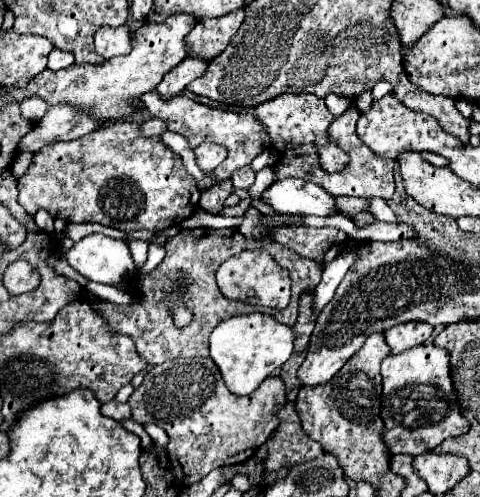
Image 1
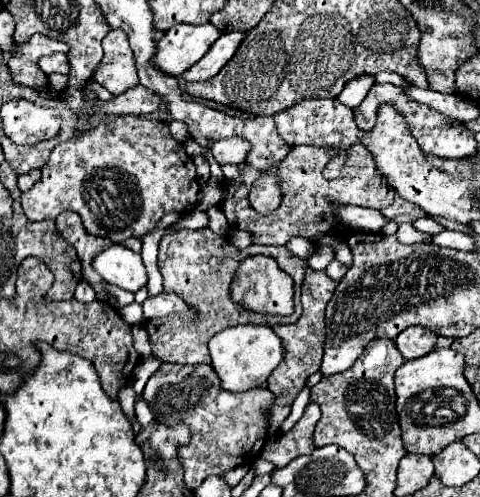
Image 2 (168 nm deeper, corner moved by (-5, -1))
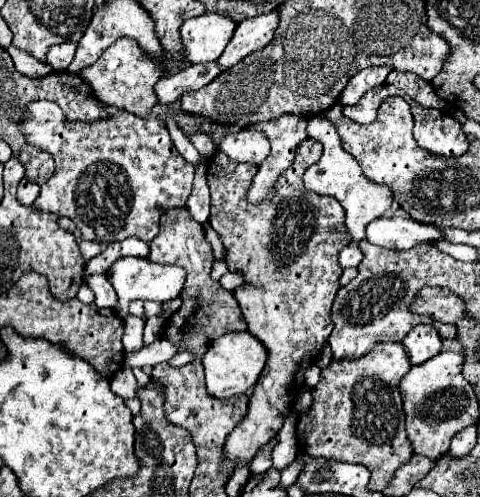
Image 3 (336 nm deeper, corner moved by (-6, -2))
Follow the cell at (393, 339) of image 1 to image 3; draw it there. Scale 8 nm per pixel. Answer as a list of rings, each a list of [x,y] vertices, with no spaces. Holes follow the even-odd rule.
[[[418,325],[404,337],[404,347],[412,365],[422,365],[442,351],[442,339],[432,325]]]

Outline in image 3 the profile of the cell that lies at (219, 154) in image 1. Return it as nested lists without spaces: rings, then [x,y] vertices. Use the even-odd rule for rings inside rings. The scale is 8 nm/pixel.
[[[242,129],[226,135],[220,143],[220,149],[234,161],[260,165],[270,153],[270,141],[262,131]]]

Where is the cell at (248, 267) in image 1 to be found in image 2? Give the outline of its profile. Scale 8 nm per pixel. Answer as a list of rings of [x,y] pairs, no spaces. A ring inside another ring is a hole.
[[[249,256],[241,260],[231,284],[231,298],[235,304],[243,306],[251,312],[289,316],[294,311],[293,278],[279,268],[279,264],[271,256]]]

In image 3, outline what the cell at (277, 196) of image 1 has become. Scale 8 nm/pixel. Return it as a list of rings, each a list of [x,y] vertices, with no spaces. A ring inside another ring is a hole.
[[[378,217],[366,227],[366,239],[388,249],[410,249],[422,243],[438,243],[444,239],[438,227],[430,227],[406,217]]]

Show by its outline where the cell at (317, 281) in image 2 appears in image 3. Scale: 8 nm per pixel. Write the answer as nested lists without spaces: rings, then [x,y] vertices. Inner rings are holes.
[[[310,137],[298,145],[294,163],[276,181],[276,207],[258,207],[242,201],[242,185],[252,181],[258,171],[256,165],[232,161],[222,151],[216,151],[208,159],[206,179],[212,193],[210,227],[228,249],[228,271],[242,273],[244,277],[234,297],[248,323],[248,331],[268,351],[266,367],[250,397],[248,413],[226,437],[224,461],[234,463],[232,471],[248,467],[258,449],[278,435],[298,389],[304,385],[304,371],[322,353],[334,327],[330,309],[342,275],[338,253],[352,241],[352,235],[344,225],[344,211],[336,198],[308,193],[304,199],[302,175],[308,165],[318,162],[322,152],[322,144]]]

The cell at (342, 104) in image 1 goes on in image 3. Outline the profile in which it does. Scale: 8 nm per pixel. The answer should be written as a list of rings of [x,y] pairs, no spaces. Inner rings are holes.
[[[368,67],[368,69],[358,71],[358,73],[350,79],[350,83],[346,85],[346,89],[342,91],[340,103],[342,103],[342,105],[356,105],[366,91],[382,85],[382,83],[386,81],[386,75],[388,75],[390,71],[392,71],[392,67]]]

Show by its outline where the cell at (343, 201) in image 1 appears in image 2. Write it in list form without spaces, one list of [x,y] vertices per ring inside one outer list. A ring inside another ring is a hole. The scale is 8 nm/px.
[[[401,222],[397,238],[399,238],[403,244],[413,244],[413,242],[429,242],[429,236],[427,236],[427,234],[417,232],[417,230],[415,230],[411,224],[407,224],[407,222]]]

